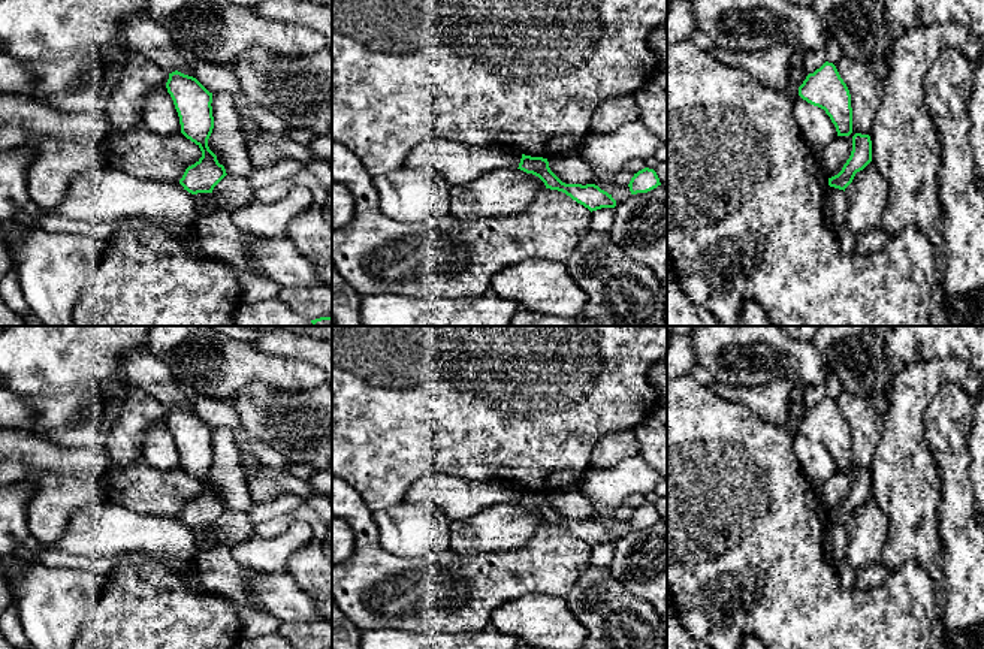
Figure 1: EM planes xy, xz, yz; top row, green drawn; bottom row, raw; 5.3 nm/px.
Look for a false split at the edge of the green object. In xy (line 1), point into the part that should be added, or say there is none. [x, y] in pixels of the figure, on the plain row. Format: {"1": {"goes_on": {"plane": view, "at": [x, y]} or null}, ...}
{"1": {"goes_on": null}}

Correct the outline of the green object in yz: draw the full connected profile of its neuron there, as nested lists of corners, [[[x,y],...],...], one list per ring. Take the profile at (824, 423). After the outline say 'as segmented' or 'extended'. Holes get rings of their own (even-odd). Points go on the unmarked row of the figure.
[[[825,396],[814,408],[809,408],[799,422],[799,431],[825,446],[837,471],[852,468],[851,429],[833,398]]]; as segmented

